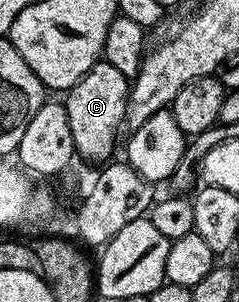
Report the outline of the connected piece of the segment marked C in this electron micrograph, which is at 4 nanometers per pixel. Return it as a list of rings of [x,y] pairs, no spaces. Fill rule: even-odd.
[[[96,63],[67,92],[66,106],[70,117],[70,133],[74,133],[76,155],[84,159],[107,160],[116,147],[116,134],[125,126],[124,114],[128,108],[130,80],[114,65]]]

